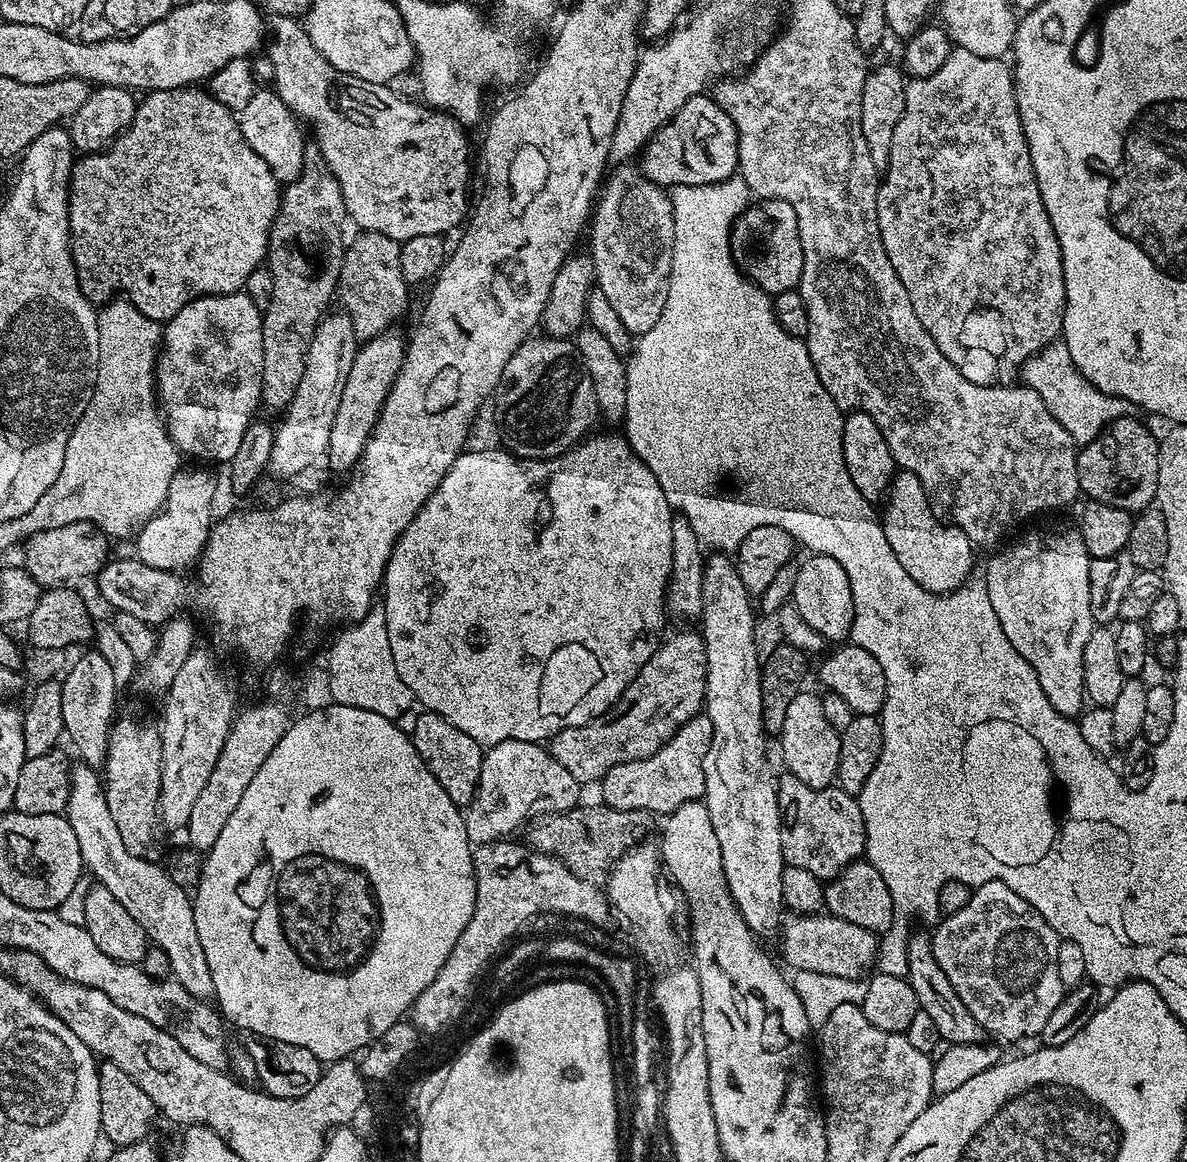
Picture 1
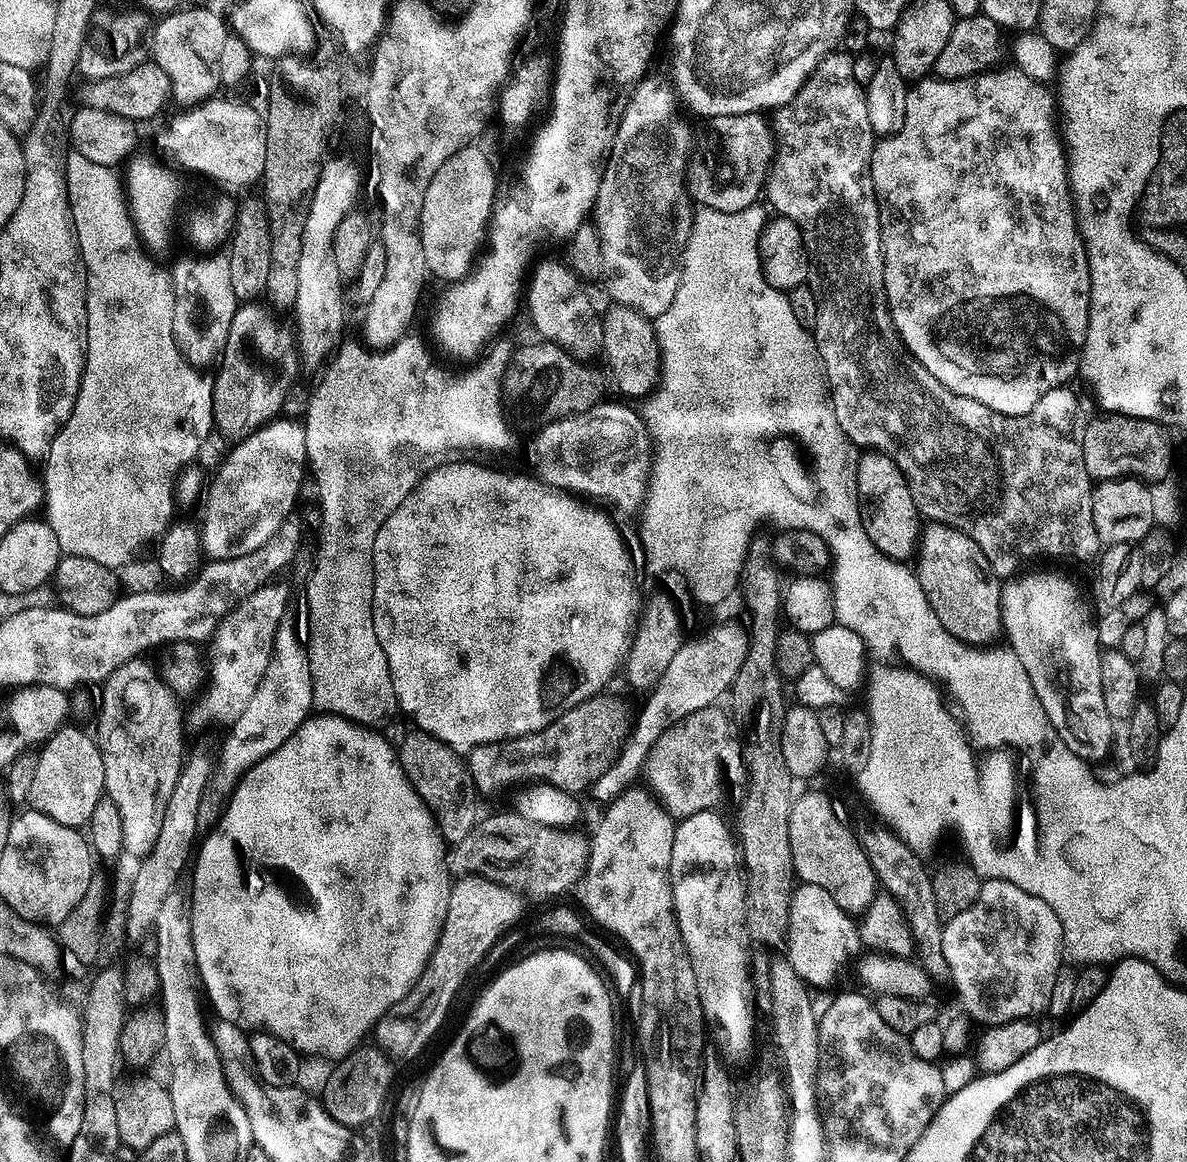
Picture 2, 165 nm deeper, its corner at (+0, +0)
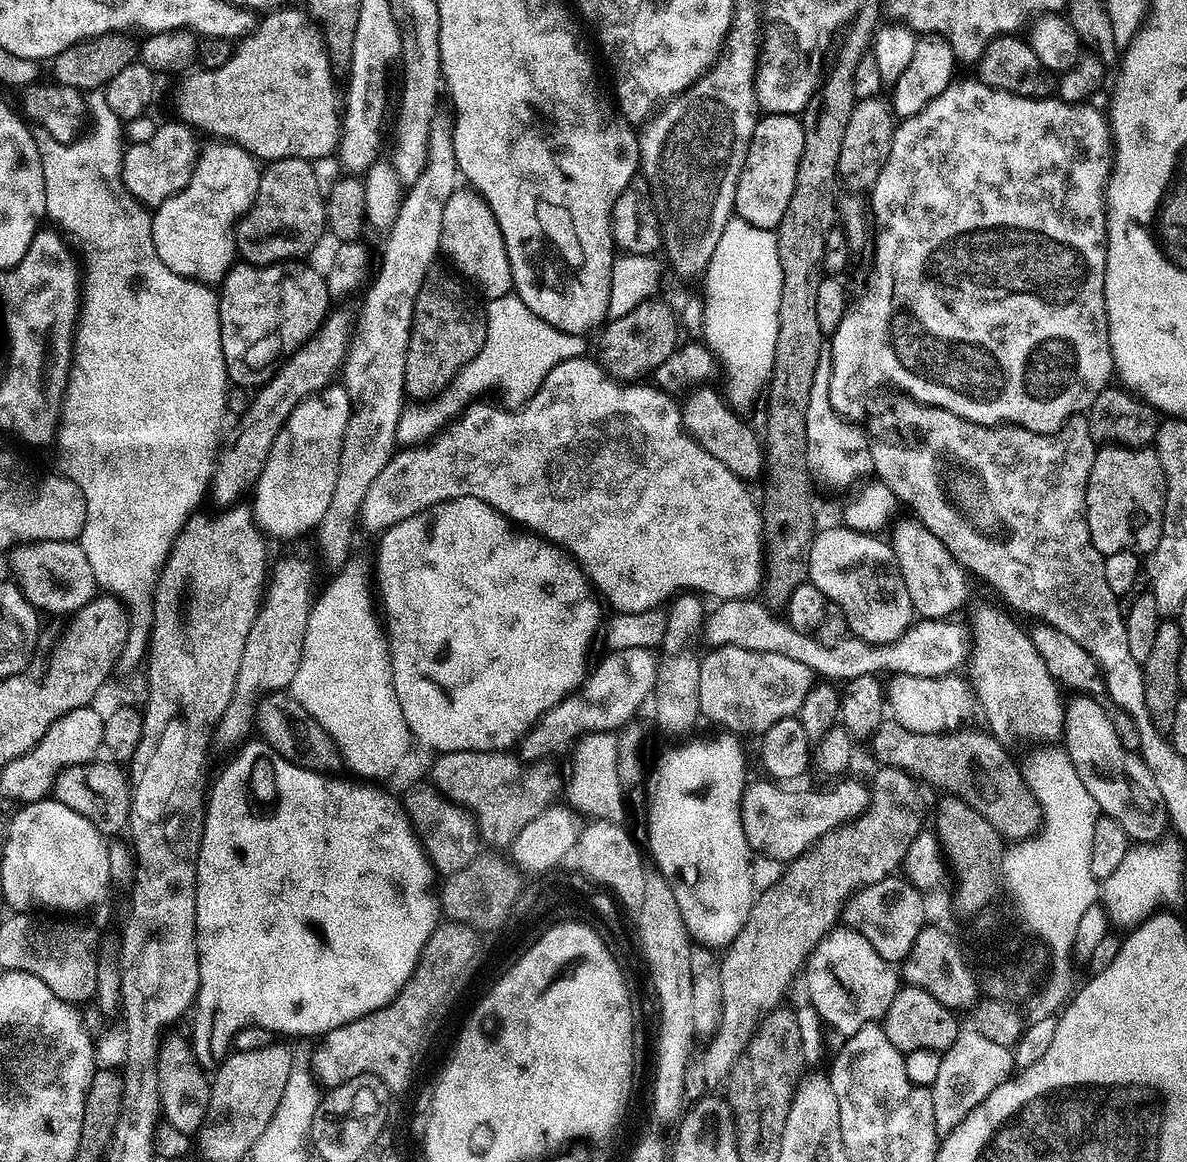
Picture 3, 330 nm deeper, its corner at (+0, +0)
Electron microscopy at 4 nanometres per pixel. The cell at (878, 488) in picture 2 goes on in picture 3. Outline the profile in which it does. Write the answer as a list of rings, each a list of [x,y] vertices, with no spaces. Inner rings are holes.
[[[907,519],[893,530],[890,543],[906,590],[910,594],[912,611],[917,617],[926,620],[943,620],[951,617],[951,612],[958,611],[968,596],[969,577],[937,536],[930,534],[930,530],[919,520]]]

